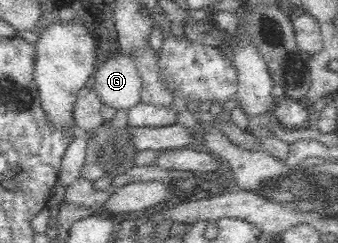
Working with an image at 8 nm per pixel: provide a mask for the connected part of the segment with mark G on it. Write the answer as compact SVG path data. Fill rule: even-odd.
M120 52L94 71L94 88L104 104L127 112L140 100L141 80L134 61Z

